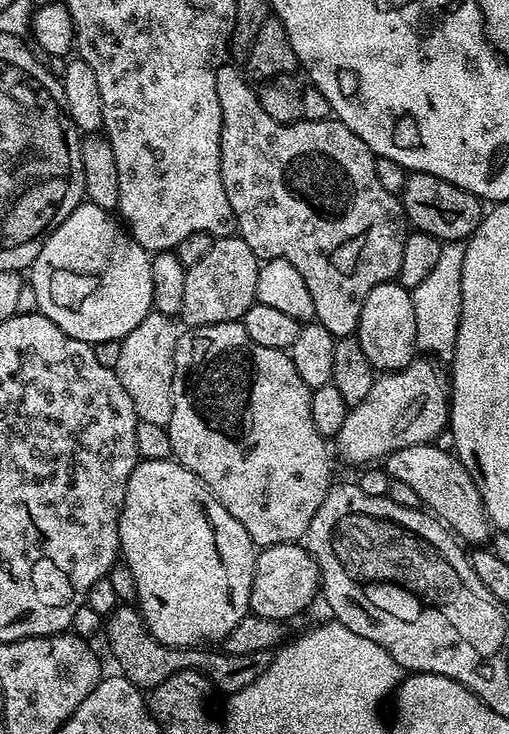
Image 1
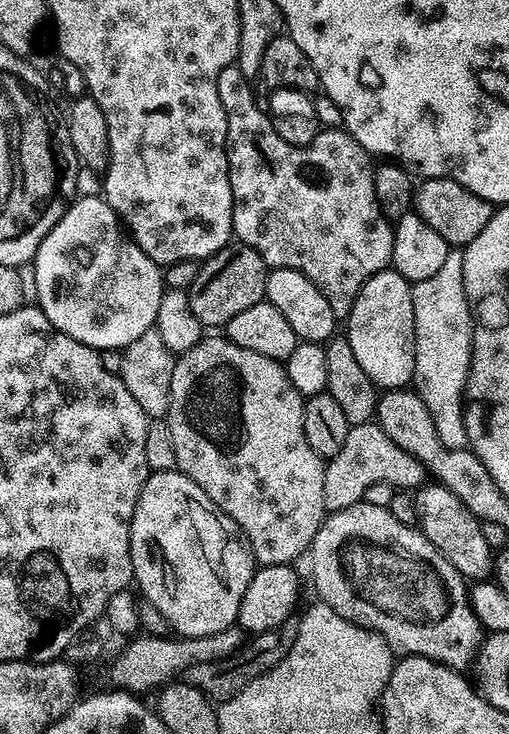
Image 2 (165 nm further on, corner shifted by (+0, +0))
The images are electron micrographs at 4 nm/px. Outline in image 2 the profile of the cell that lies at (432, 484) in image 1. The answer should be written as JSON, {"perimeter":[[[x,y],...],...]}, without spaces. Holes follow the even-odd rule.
{"perimeter":[[[369,422],[366,424],[353,424],[346,434],[346,442],[342,442],[342,450],[338,450],[338,454],[334,454],[325,463],[324,481],[322,482],[322,498],[324,499],[325,513],[337,512],[338,510],[346,510],[346,506],[354,506],[361,503],[366,494],[366,490],[370,490],[370,486],[375,484],[391,484],[397,490],[412,490],[417,486],[425,483],[426,473],[424,468],[416,461],[413,456],[406,454],[406,450],[402,450],[394,441],[380,429],[379,424]]]}

